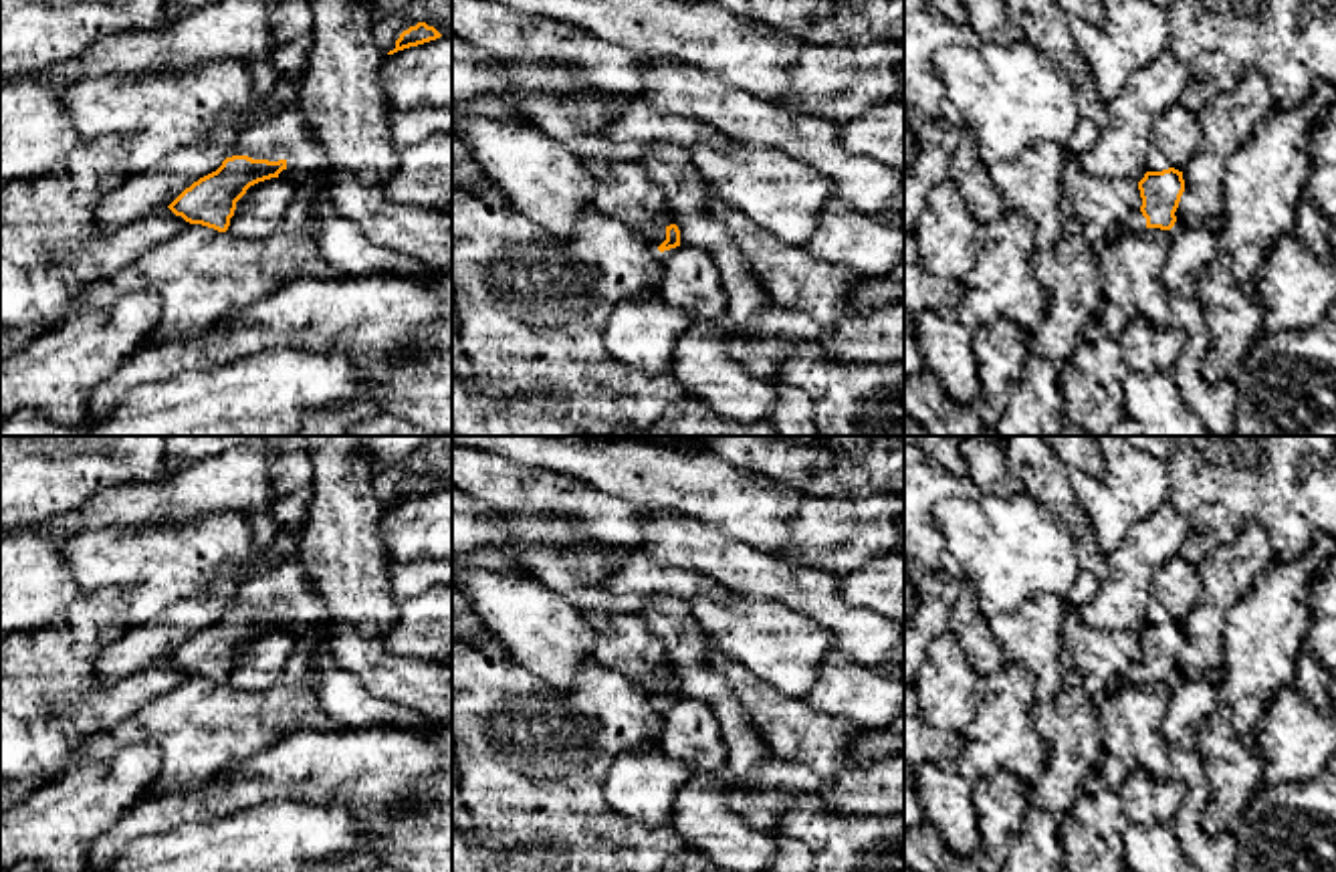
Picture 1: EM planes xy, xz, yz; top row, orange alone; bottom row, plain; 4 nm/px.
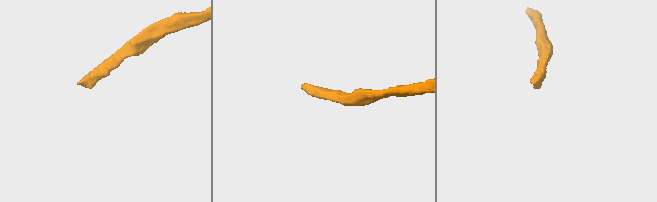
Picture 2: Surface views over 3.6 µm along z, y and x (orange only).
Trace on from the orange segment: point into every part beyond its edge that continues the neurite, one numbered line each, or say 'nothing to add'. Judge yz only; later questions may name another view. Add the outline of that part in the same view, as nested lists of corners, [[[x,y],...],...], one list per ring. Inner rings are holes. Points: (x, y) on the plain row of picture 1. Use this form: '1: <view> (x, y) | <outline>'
1: yz (1137, 675) | [[[1142,664],[1132,666],[1128,672],[1124,672],[1120,676],[1120,680],[1116,682],[1114,690],[1126,686],[1126,684],[1140,684],[1146,682],[1146,670],[1142,668]]]

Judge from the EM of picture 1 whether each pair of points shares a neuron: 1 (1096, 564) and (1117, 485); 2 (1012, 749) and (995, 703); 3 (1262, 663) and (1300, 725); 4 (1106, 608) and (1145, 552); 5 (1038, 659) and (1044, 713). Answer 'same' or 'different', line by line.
1: different
2: same
3: different
4: same
5: different

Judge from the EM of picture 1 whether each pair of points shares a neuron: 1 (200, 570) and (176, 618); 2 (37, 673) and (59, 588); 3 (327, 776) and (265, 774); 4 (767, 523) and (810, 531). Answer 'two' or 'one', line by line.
1: two
2: two
3: one
4: two

